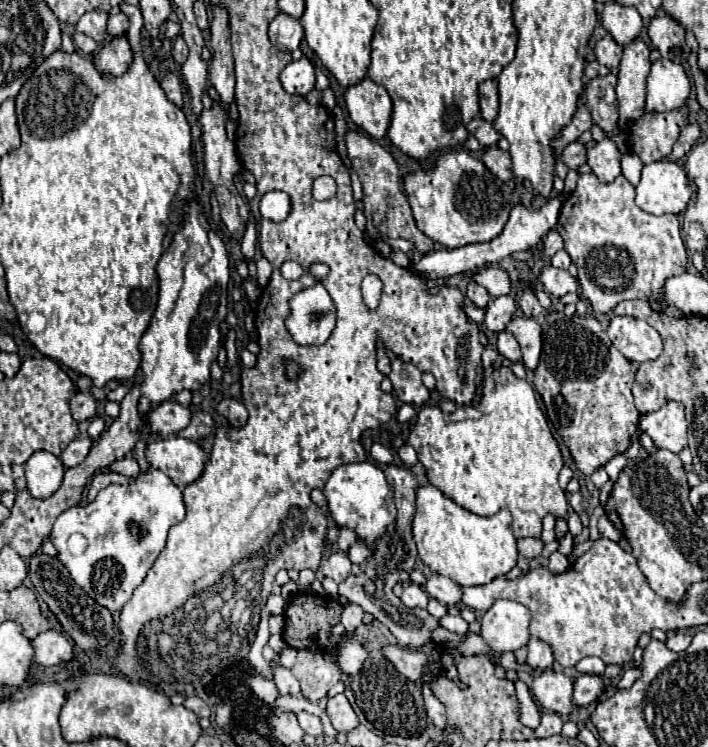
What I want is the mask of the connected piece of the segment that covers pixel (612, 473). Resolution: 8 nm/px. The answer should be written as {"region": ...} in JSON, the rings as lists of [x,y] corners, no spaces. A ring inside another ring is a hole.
{"region":[[[617,454],[604,466],[605,471],[607,472],[609,476],[609,479],[612,481],[617,480],[617,478],[619,477],[619,472],[621,472],[621,470],[628,463],[628,459],[622,456],[624,456],[624,454]]]}

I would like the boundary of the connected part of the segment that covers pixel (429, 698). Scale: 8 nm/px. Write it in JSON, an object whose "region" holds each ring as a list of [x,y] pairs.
{"region":[[[423,682],[423,700],[425,700],[425,710],[427,716],[433,720],[433,724],[441,730],[445,728],[445,706],[435,698],[433,690],[431,690],[431,682]]]}

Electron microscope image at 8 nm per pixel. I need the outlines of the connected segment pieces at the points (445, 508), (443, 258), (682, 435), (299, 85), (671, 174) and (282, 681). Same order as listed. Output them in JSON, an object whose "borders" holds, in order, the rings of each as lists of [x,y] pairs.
{"borders":[[[[433,484],[417,488],[417,512],[413,518],[413,540],[419,558],[431,572],[451,578],[459,586],[481,586],[507,574],[517,564],[517,540],[511,530],[511,512],[483,518],[447,498]]],[[[513,206],[511,210],[511,216],[509,216],[509,222],[505,224],[503,232],[489,240],[489,242],[483,242],[483,244],[467,244],[467,246],[461,246],[461,248],[453,248],[453,250],[437,250],[437,252],[431,252],[431,254],[425,254],[417,264],[415,268],[419,270],[419,274],[423,276],[433,276],[433,278],[449,278],[449,276],[455,276],[455,274],[461,274],[461,272],[469,272],[469,270],[477,270],[481,266],[487,266],[487,264],[495,264],[503,258],[507,258],[509,254],[513,252],[523,252],[523,250],[529,250],[533,246],[537,246],[541,242],[541,238],[551,230],[547,218],[539,212],[539,210],[527,210],[527,208],[517,208]]],[[[669,400],[659,410],[643,414],[639,418],[639,428],[651,436],[657,448],[667,448],[677,454],[687,446],[687,420],[681,402]]],[[[307,56],[289,62],[281,72],[281,84],[285,92],[305,96],[315,88],[315,68]]],[[[659,160],[643,168],[635,204],[655,216],[679,214],[687,208],[691,194],[685,170],[675,162]]],[[[273,664],[273,680],[275,680],[279,692],[300,692],[300,684],[297,678],[291,673],[291,670],[287,670],[283,666]]]]}

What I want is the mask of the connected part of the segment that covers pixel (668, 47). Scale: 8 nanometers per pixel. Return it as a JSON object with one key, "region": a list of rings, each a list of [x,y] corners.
{"region":[[[661,14],[649,22],[649,40],[653,48],[659,50],[661,58],[673,60],[677,64],[687,64],[689,48],[685,44],[685,28],[671,16]]]}

